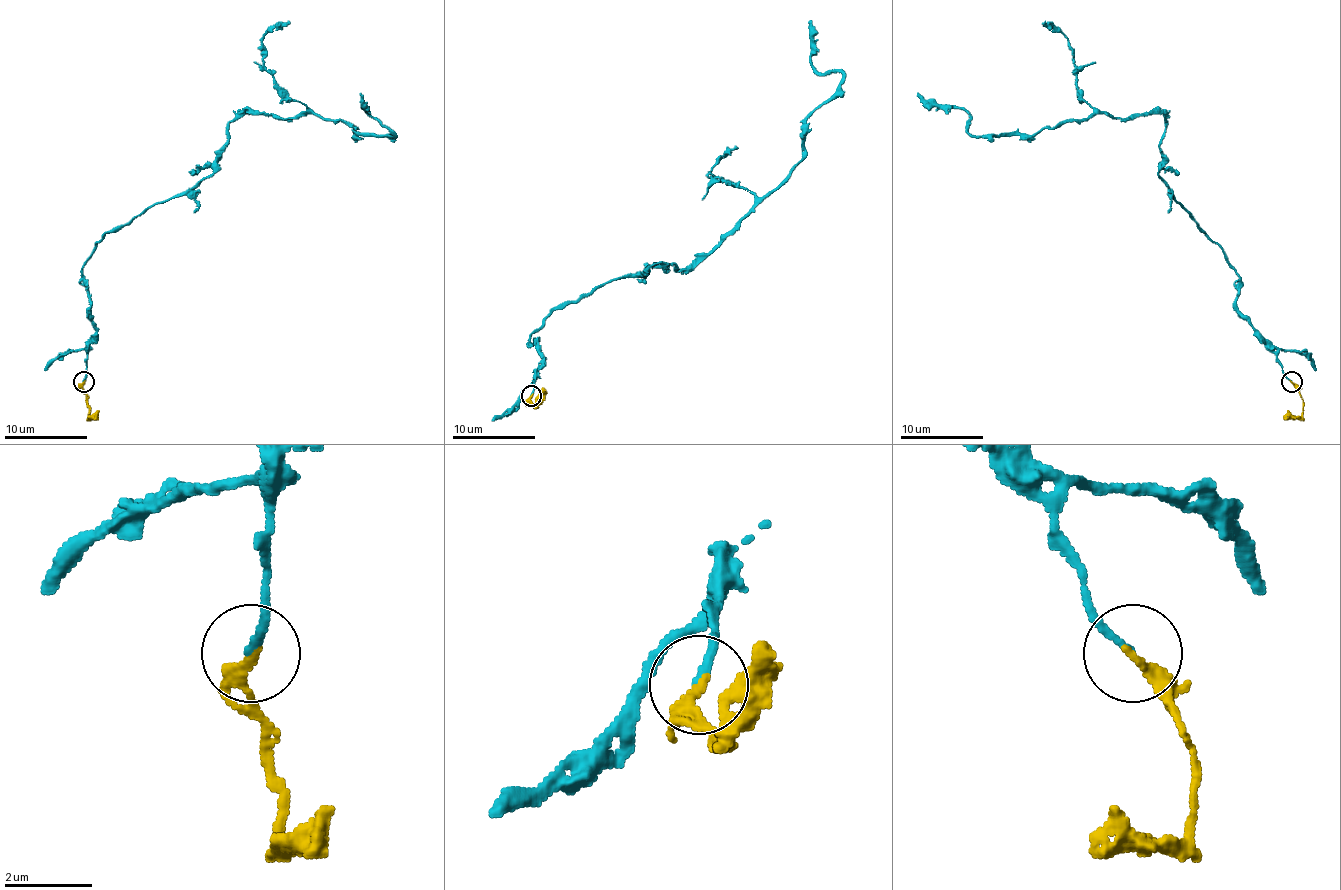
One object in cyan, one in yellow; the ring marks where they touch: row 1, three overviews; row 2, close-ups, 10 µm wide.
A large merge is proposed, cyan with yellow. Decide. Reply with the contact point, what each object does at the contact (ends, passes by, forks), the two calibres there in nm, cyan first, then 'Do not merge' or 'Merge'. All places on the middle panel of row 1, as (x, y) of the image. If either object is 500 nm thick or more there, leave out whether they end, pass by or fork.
Place: (531, 396). At the ring cyan ends. At the ring yellow ends. Thickness 150 nm (cyan) against 280 nm. Merge

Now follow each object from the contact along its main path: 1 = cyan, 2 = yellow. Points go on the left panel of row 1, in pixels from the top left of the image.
1: (83, 382), (95, 332), (83, 266), (97, 244), (188, 194), (248, 114), (318, 114), (394, 136), (361, 93)
2: (83, 382), (89, 415), (97, 415)

